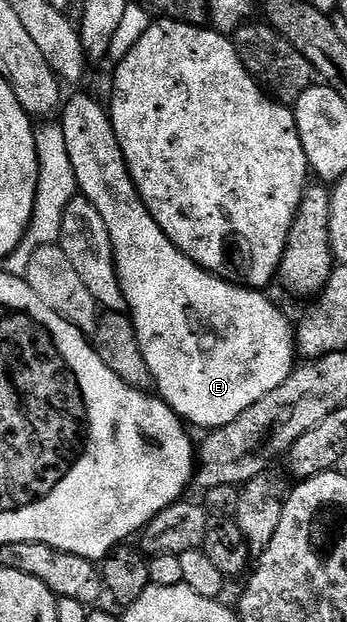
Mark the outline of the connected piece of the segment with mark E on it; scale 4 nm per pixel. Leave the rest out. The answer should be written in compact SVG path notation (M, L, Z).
M75 96L68 104L66 101L62 105L62 116L61 127L65 134L65 147L69 149L69 162L73 162L75 183L82 196L89 202L93 202L93 206L97 206L101 219L105 221L105 227L109 229L109 238L113 242L113 254L115 255L115 269L119 275L123 293L127 298L131 321L137 330L137 342L141 342L141 354L145 354L145 362L149 362L154 391L179 415L180 420L188 425L194 426L196 424L197 427L203 428L202 430L224 428L245 410L249 410L249 406L261 402L261 398L265 398L265 394L277 390L277 386L281 386L281 382L285 382L285 378L289 378L289 374L297 364L293 324L287 321L286 314L267 297L266 291L257 288L244 288L242 284L230 284L228 280L223 280L211 272L206 272L204 268L194 264L183 252L179 252L177 246L173 246L173 242L169 242L165 230L161 230L161 226L157 226L153 214L149 214L149 210L129 174L127 163L121 154L121 146L117 142L117 134L111 125L111 113L104 105L102 108L91 96Z

